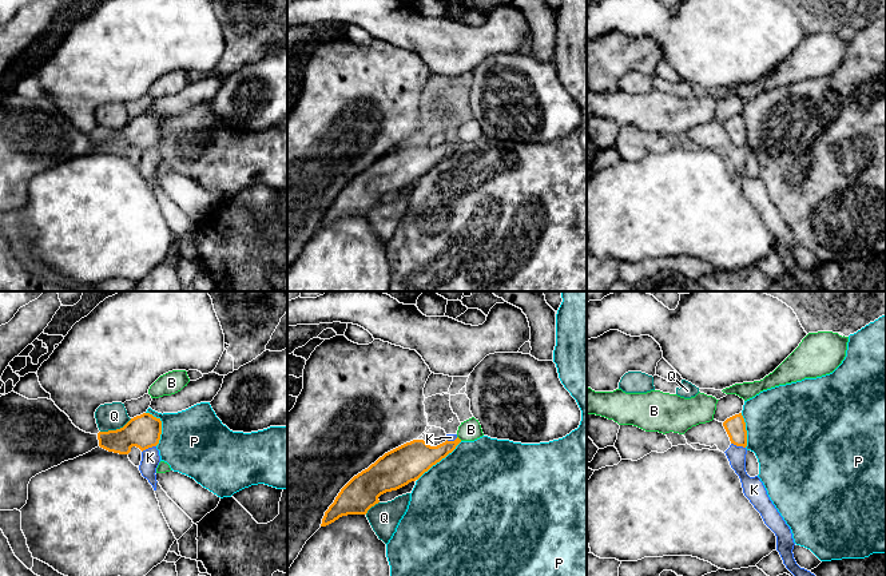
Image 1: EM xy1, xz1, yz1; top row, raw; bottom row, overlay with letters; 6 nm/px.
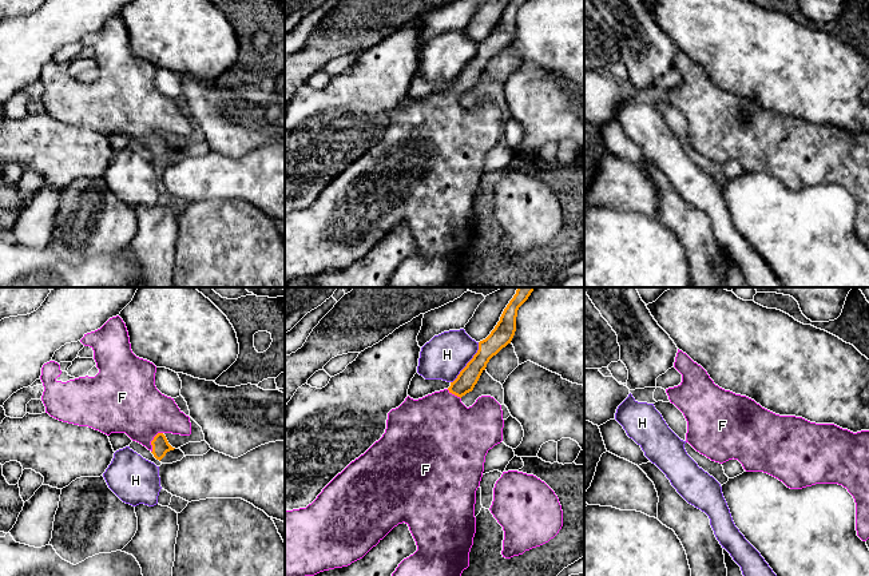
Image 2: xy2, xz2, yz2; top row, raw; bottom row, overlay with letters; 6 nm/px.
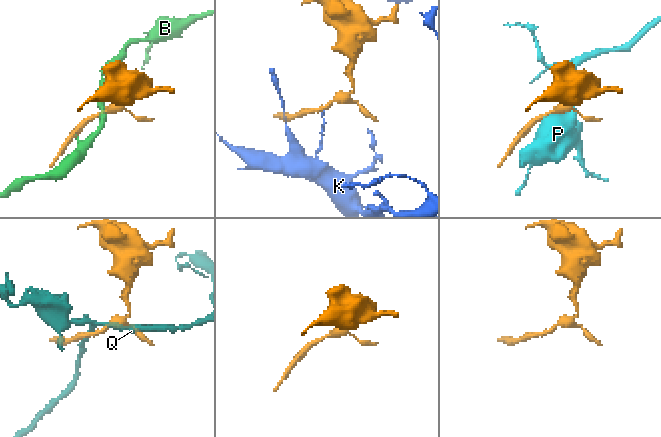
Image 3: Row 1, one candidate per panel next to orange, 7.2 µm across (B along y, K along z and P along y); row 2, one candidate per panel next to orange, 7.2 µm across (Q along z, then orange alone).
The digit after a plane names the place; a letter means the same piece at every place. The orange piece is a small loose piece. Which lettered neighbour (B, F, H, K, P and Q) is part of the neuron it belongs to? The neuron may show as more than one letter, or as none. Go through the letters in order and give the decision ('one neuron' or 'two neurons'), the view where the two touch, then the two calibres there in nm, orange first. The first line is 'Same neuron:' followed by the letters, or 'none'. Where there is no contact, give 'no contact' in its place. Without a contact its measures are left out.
Same neuron: F
B: two neurons; contact in xz1; calibres 160 and 130 nm
F: one neuron; contact in xy2; calibres 100 and 340 nm
H: two neurons; contact in xz2; calibres 120 and 260 nm
K: two neurons; contact in xy1; calibres 200 and 110 nm
P: two neurons; contact in xz1; calibres 220 and 500 nm
Q: two neurons; contact in xy1; calibres 200 and 160 nm

